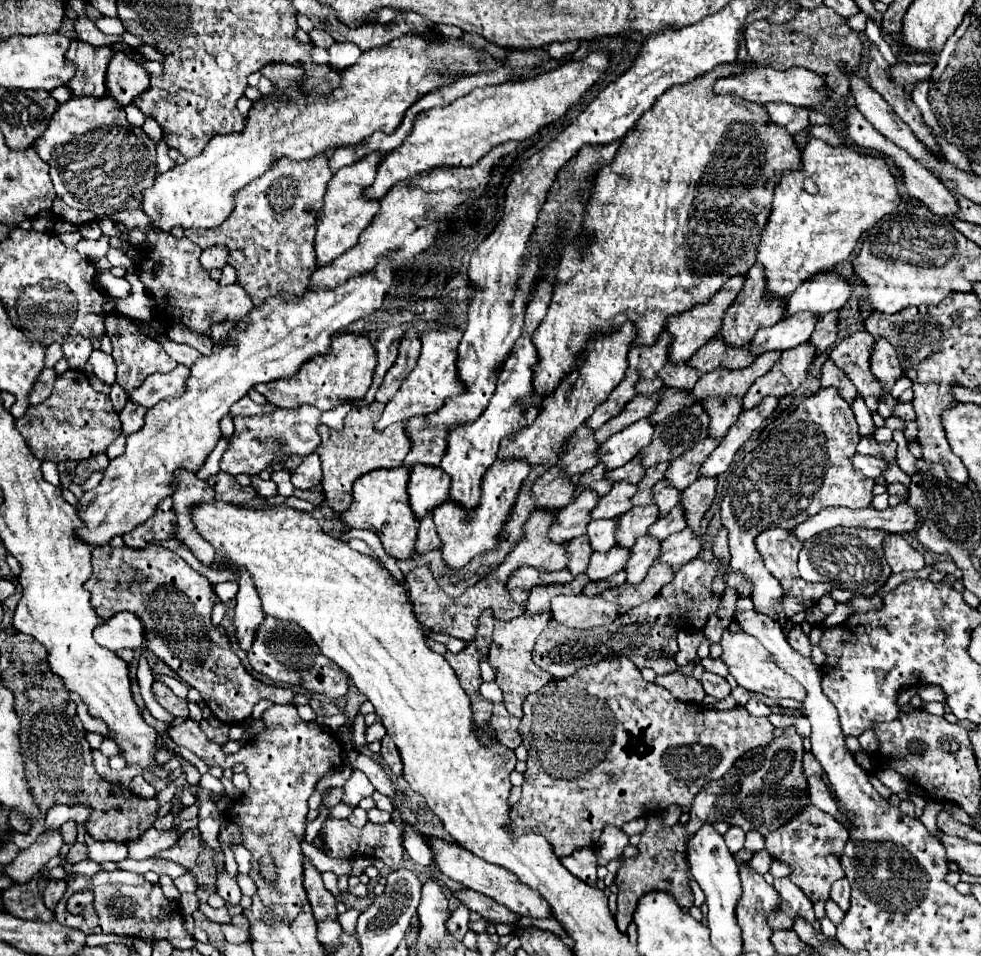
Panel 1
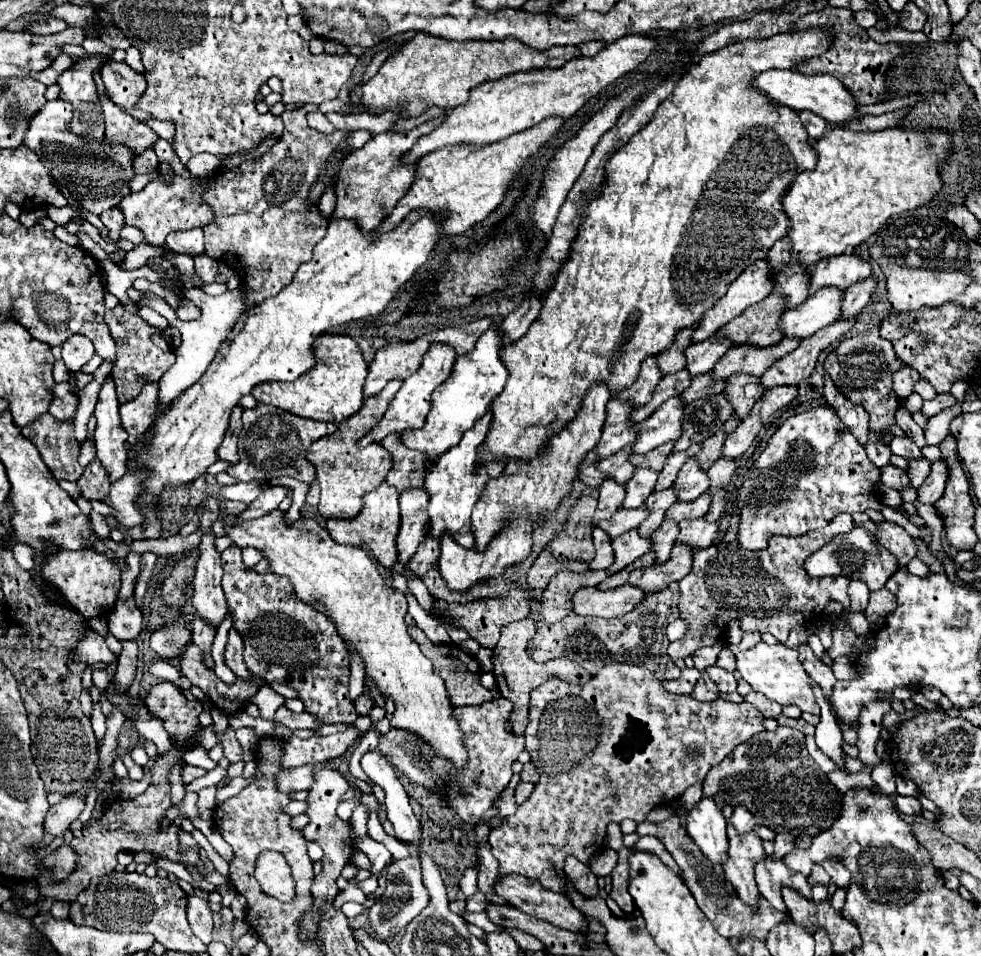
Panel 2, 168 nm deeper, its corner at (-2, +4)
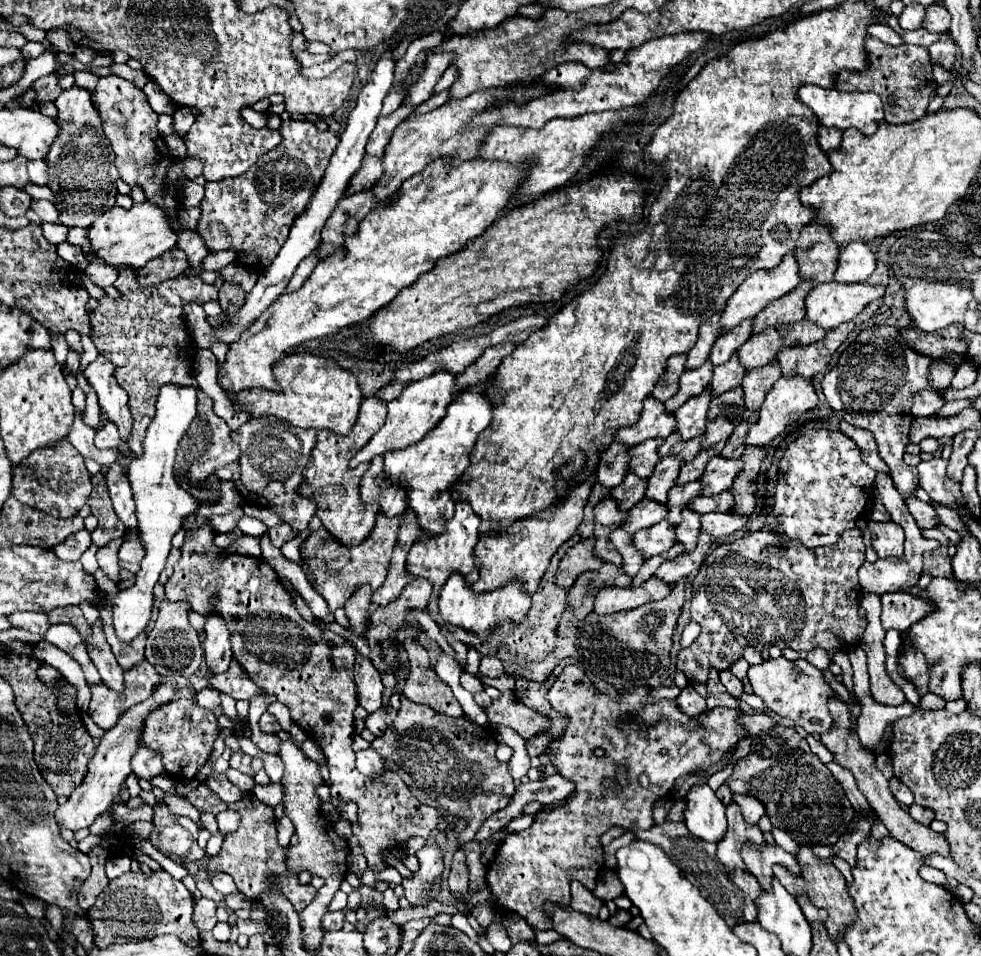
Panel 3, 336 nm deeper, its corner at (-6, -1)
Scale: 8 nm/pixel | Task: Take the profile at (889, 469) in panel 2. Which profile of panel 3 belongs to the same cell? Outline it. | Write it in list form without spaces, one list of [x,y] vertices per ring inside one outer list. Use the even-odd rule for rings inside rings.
[[[908,499],[906,505],[908,505],[908,509],[910,509],[910,513],[916,519],[920,529],[934,529],[934,527],[942,525],[942,521],[938,519],[936,511],[930,505],[926,505],[926,503],[918,501],[918,499]]]

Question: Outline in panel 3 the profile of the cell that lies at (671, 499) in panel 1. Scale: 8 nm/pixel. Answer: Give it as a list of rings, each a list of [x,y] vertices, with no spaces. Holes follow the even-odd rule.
[[[714,457],[704,475],[700,477],[704,491],[702,495],[718,495],[726,489],[732,487],[732,481],[736,479],[736,473],[740,473],[740,469],[744,467],[742,459],[726,459],[726,457]]]

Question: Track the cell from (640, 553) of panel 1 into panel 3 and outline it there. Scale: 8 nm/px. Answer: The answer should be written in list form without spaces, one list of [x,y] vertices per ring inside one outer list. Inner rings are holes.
[[[684,509],[682,523],[676,527],[676,539],[686,547],[686,551],[692,551],[698,543],[700,535],[700,515],[692,513],[692,509]]]

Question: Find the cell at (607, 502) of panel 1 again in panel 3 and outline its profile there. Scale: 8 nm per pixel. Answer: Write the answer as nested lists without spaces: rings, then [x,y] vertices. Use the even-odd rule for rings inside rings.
[[[676,455],[664,457],[658,465],[654,475],[648,479],[648,491],[646,495],[658,503],[664,503],[668,497],[668,489],[672,489],[676,485],[676,477],[680,473],[682,467],[682,459]]]

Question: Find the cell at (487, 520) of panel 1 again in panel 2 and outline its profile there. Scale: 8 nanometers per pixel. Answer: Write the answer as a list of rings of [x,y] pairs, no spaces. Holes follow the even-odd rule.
[[[512,520],[512,524],[504,524],[504,532],[500,532],[500,536],[496,536],[496,540],[492,540],[492,544],[484,548],[484,552],[476,552],[476,546],[464,548],[456,544],[452,536],[444,536],[444,540],[440,540],[442,554],[438,568],[442,578],[448,582],[452,590],[468,590],[472,584],[490,576],[498,576],[504,572],[506,566],[524,560],[530,552],[530,546],[532,546],[532,532],[528,532],[528,524],[524,524],[524,520]]]

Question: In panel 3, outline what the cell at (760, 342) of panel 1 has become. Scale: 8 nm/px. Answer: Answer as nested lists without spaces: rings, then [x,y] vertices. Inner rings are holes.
[[[836,281],[816,285],[806,297],[806,319],[824,327],[834,329],[846,321],[852,321],[870,301],[880,299],[886,287],[882,285],[840,285]]]

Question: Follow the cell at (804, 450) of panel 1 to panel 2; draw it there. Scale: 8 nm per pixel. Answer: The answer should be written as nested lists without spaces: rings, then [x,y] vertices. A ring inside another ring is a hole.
[[[822,404],[800,412],[770,436],[764,452],[742,476],[734,500],[740,518],[738,544],[744,550],[764,550],[774,534],[800,536],[824,528],[838,512],[852,514],[868,508],[880,510],[886,520],[898,522],[918,538],[918,528],[904,514],[882,506],[876,498],[874,484],[878,480],[880,468],[868,460],[864,446],[844,428],[834,408]]]

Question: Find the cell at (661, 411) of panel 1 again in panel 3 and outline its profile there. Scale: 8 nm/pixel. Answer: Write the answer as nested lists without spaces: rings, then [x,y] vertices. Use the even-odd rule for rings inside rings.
[[[734,353],[728,363],[724,363],[724,365],[720,365],[720,367],[714,369],[714,381],[708,385],[708,389],[712,393],[722,395],[724,391],[730,391],[730,389],[738,387],[742,383],[742,379],[744,379],[744,373],[746,371],[742,369],[740,359]]]

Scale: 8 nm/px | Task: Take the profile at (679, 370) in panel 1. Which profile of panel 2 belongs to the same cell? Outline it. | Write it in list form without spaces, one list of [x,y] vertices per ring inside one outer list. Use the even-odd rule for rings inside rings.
[[[708,338],[704,342],[698,344],[690,344],[684,350],[684,358],[686,358],[686,370],[690,372],[690,376],[700,376],[700,374],[708,374],[714,364],[726,354],[726,350],[732,346],[732,342],[728,340],[718,340],[718,338]]]

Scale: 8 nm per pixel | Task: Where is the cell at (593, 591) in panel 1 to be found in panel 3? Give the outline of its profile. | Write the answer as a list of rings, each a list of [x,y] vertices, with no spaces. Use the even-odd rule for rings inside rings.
[[[664,552],[660,555],[656,555],[656,557],[652,557],[650,561],[646,561],[646,563],[644,563],[644,567],[640,569],[640,573],[634,577],[632,587],[638,587],[638,585],[642,585],[644,581],[648,581],[648,577],[650,577],[650,575],[654,575],[654,569],[656,569],[656,567],[658,567],[662,561],[666,561],[667,559],[667,552]]]

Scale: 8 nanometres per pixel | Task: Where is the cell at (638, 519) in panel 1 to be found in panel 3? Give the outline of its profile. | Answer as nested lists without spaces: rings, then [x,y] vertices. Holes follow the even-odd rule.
[[[694,481],[694,483],[688,483],[688,485],[676,485],[668,491],[668,509],[670,509],[672,521],[676,521],[676,523],[680,521],[682,509],[696,495],[700,495],[700,481]]]

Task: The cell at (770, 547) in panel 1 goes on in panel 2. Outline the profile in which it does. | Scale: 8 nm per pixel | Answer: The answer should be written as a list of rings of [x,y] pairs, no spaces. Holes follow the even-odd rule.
[[[850,514],[834,516],[824,528],[808,532],[804,536],[774,536],[766,550],[752,552],[742,550],[738,542],[716,542],[710,548],[696,550],[692,558],[692,570],[680,580],[680,618],[688,624],[682,640],[670,642],[670,660],[692,656],[694,650],[724,642],[722,630],[732,618],[740,618],[744,632],[770,632],[778,642],[786,642],[790,630],[798,624],[810,624],[822,616],[828,600],[836,600],[850,606],[848,584],[850,578],[810,578],[804,572],[804,560],[824,542],[844,534],[852,528]]]

